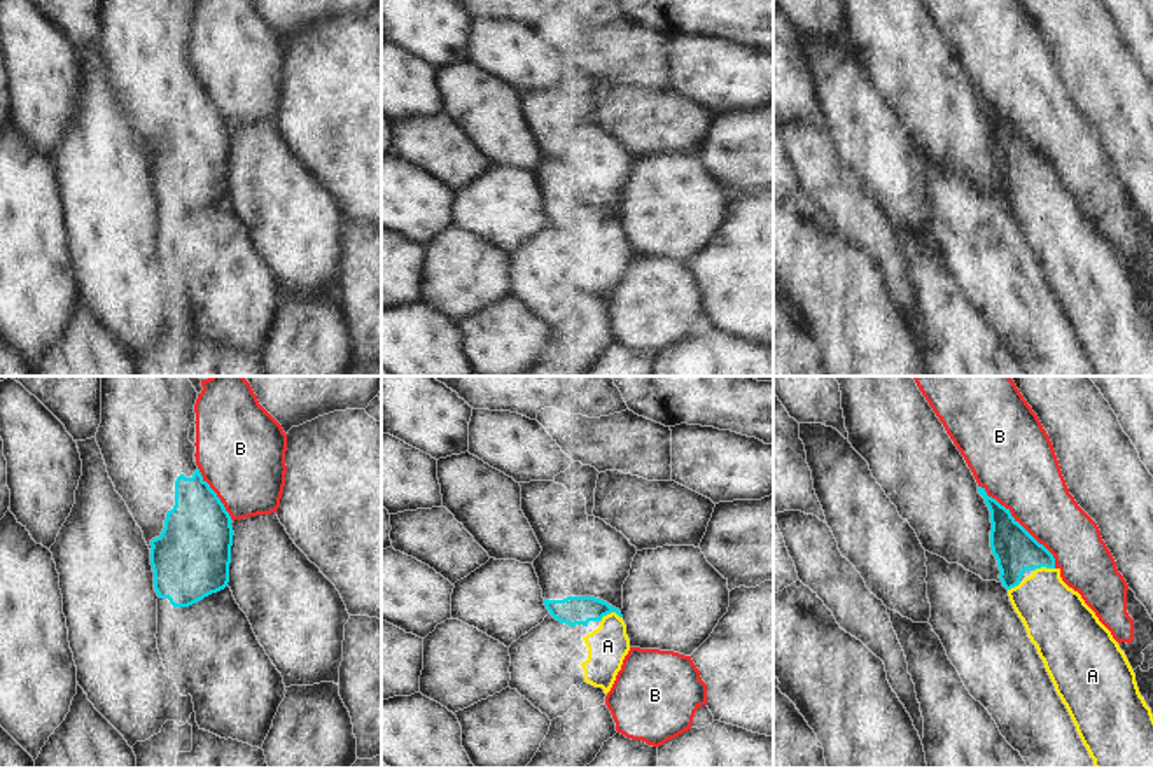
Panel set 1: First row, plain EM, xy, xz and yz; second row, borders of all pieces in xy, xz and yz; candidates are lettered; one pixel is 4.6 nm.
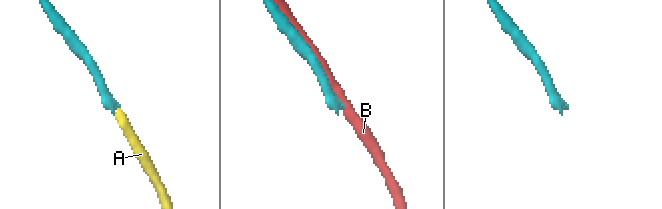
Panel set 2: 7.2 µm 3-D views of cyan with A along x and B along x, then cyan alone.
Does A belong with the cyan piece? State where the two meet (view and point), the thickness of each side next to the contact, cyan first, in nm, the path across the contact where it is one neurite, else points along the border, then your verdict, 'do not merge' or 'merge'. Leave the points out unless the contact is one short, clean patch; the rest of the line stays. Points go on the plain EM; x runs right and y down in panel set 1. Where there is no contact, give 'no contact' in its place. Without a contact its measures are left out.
xz (609, 221) | 130/190 nm | across xz (573, 219), (609, 221), (607, 254) | merge

